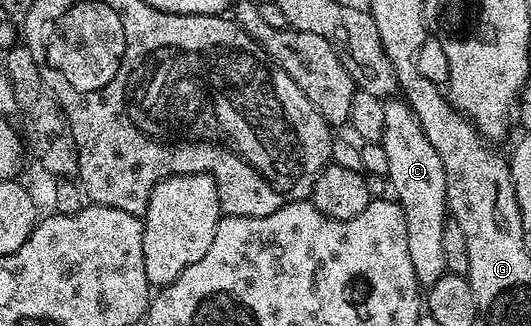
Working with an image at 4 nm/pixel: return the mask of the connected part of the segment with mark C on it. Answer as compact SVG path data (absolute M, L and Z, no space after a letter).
M387 101L384 105L384 136L381 143L384 152L388 152L388 182L392 187L393 197L401 206L406 217L406 227L408 228L408 256L412 256L412 268L416 272L416 280L419 287L429 288L440 280L443 274L447 273L444 264L444 247L442 237L444 236L444 224L448 220L448 207L446 204L446 173L444 164L440 160L438 150L428 144L424 136L418 119L411 113L410 107L405 101Z

